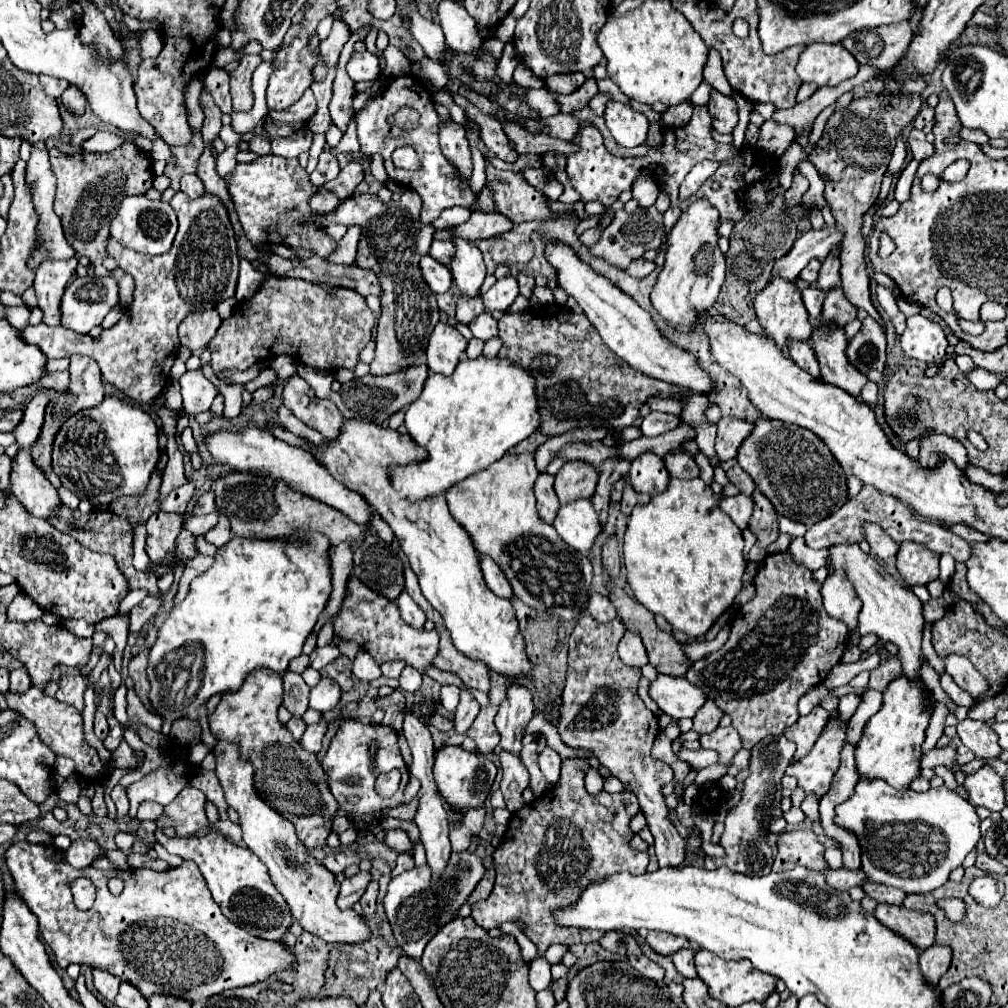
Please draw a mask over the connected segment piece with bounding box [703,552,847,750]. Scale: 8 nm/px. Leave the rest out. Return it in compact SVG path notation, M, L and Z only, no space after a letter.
M789 552L769 554L763 560L761 570L755 576L755 588L755 598L747 602L733 620L727 644L703 660L709 664L709 698L731 718L731 724L747 750L765 736L783 736L785 728L797 722L799 698L825 680L827 672L841 660L847 646L847 626L827 616L821 604L819 584L813 580L811 570L797 564Z

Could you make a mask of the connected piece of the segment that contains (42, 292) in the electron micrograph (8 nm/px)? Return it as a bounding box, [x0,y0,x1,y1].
[35,256,77,326]

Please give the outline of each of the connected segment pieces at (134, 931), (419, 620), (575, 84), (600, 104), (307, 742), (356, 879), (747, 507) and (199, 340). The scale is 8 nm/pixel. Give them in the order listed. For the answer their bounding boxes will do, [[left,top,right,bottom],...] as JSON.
[[5,842,297,1002],[395,592,425,628],[545,72,585,94],[589,93,611,116],[301,720,327,754],[337,872,371,910],[721,494,753,528],[179,310,221,352]]

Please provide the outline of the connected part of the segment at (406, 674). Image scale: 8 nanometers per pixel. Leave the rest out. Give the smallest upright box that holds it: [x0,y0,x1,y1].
[399,666,421,692]

